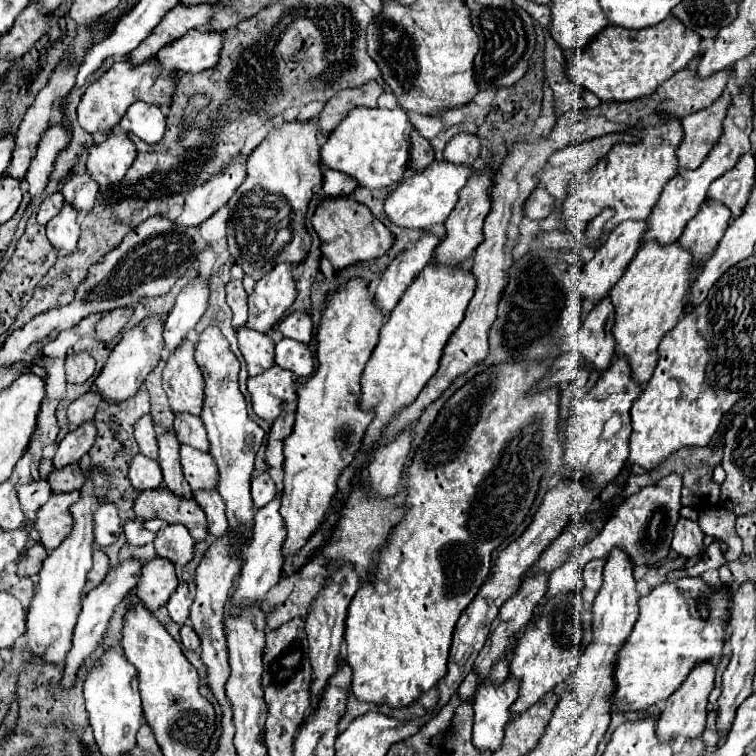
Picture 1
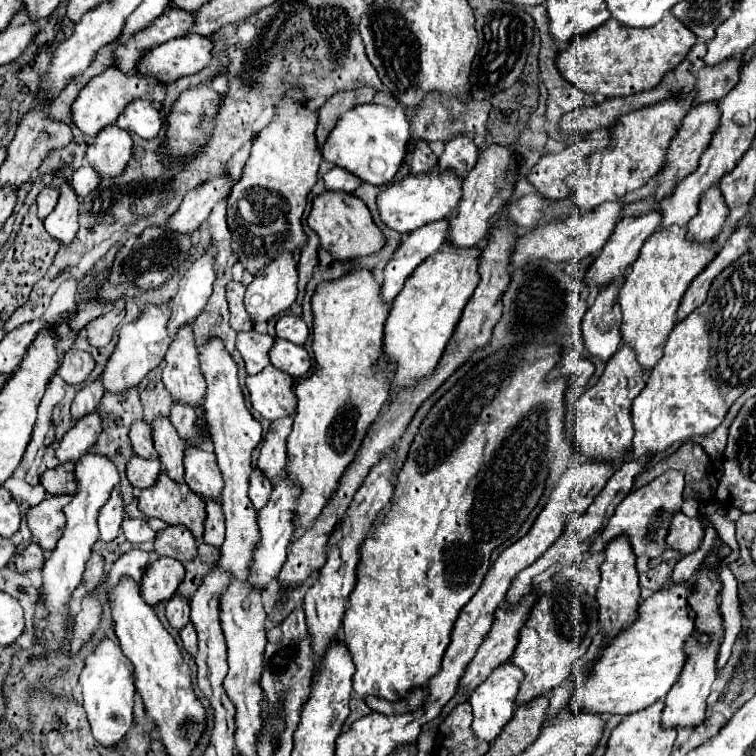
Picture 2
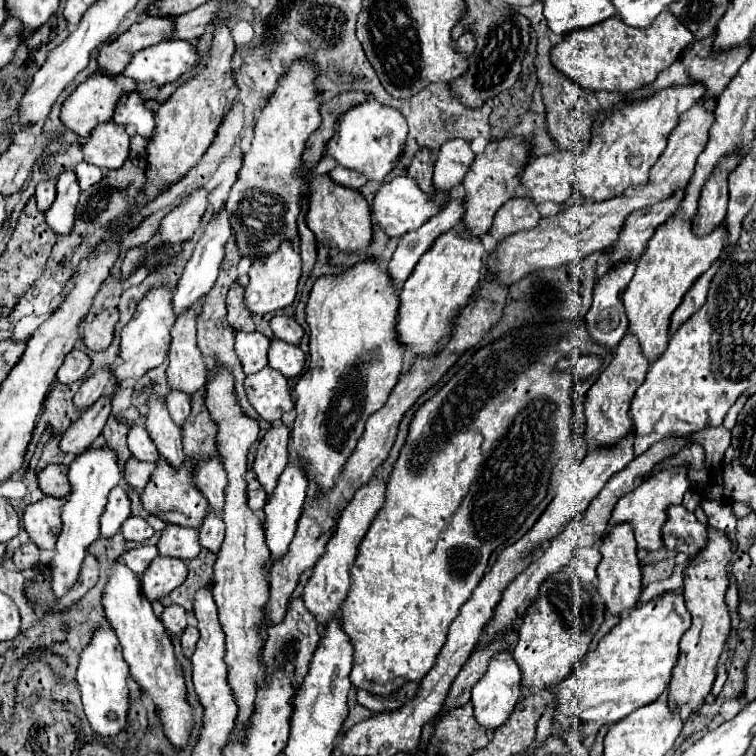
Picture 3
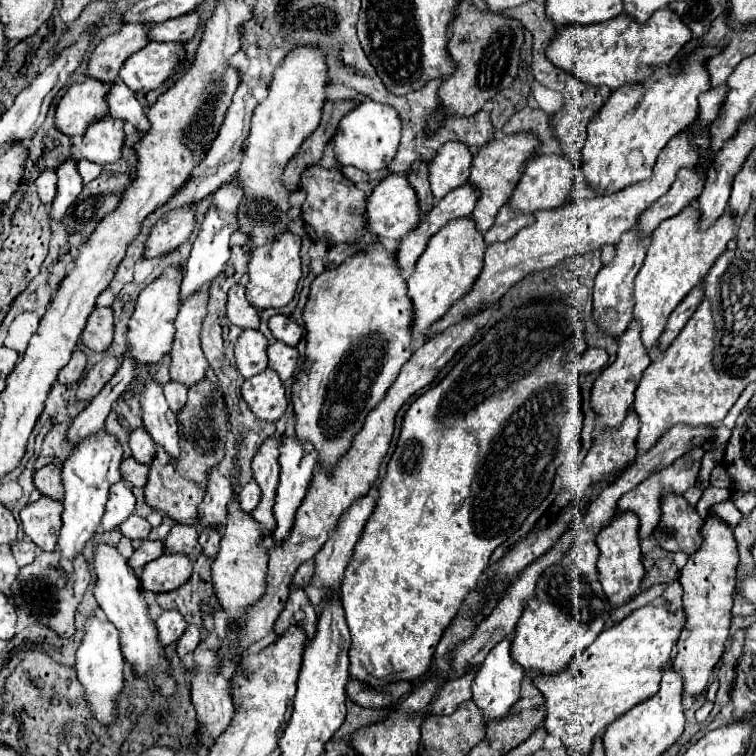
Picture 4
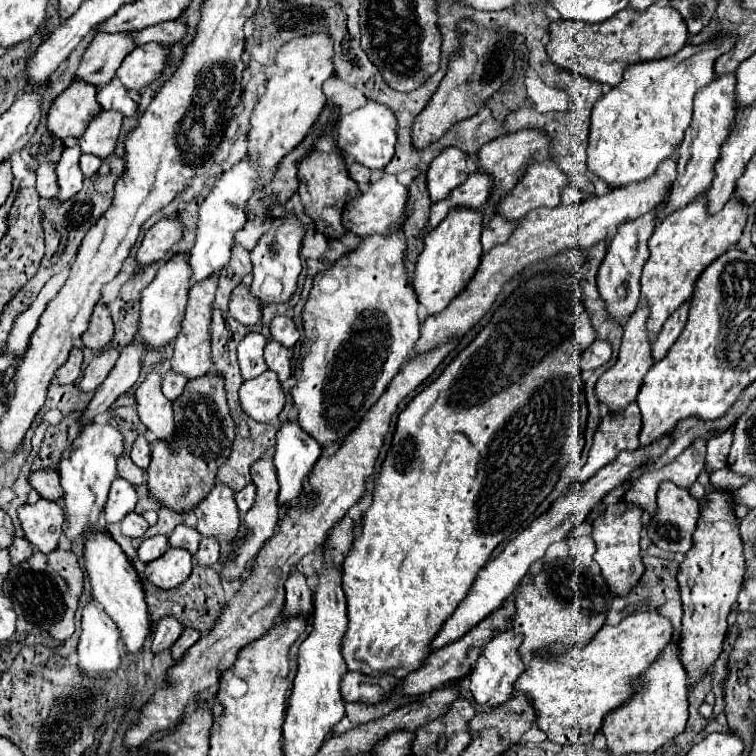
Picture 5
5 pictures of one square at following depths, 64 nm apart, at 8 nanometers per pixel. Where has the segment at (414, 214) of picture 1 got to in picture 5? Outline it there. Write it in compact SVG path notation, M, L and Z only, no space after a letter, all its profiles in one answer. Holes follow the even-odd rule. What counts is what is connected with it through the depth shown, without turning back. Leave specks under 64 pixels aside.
M384 174L382 178L370 182L368 190L362 192L360 196L352 198L344 212L342 212L342 226L356 234L356 236L366 236L366 234L386 234L390 226L400 226L406 220L406 204L408 204L408 192L406 188L396 180L396 176Z

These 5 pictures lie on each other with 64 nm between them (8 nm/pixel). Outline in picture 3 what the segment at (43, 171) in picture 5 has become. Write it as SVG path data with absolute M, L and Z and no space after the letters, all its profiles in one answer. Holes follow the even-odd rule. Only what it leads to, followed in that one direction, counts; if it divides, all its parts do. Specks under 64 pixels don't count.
M42 180L36 186L36 202L40 210L48 210L56 198L56 180Z

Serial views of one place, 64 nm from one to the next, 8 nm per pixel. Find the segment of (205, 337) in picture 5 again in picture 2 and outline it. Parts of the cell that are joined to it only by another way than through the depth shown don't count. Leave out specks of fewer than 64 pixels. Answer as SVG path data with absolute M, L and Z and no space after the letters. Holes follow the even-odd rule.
M184 324L184 328L176 332L166 354L162 380L172 394L172 400L190 404L192 408L198 408L202 404L206 394L206 380L200 370L192 324Z

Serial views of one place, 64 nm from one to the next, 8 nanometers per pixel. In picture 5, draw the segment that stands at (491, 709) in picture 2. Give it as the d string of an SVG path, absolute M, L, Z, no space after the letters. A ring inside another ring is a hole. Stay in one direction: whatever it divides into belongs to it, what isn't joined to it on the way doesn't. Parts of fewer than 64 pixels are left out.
M506 628L506 630L496 630L496 634L484 646L484 650L480 652L480 658L476 662L476 668L470 674L470 692L474 694L478 704L496 708L496 706L504 704L508 698L512 698L514 682L524 672L522 658L518 656L520 642L522 642L520 636L516 636L516 632L512 628Z

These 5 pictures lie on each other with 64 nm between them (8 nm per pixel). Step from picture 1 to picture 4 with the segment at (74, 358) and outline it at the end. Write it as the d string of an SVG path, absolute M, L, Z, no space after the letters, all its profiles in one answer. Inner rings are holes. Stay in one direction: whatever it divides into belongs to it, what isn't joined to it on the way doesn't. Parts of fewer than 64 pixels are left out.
M74 350L70 362L58 372L58 382L60 384L78 382L82 378L82 374L84 374L84 368L86 368L86 356L84 356L84 352L82 350Z

